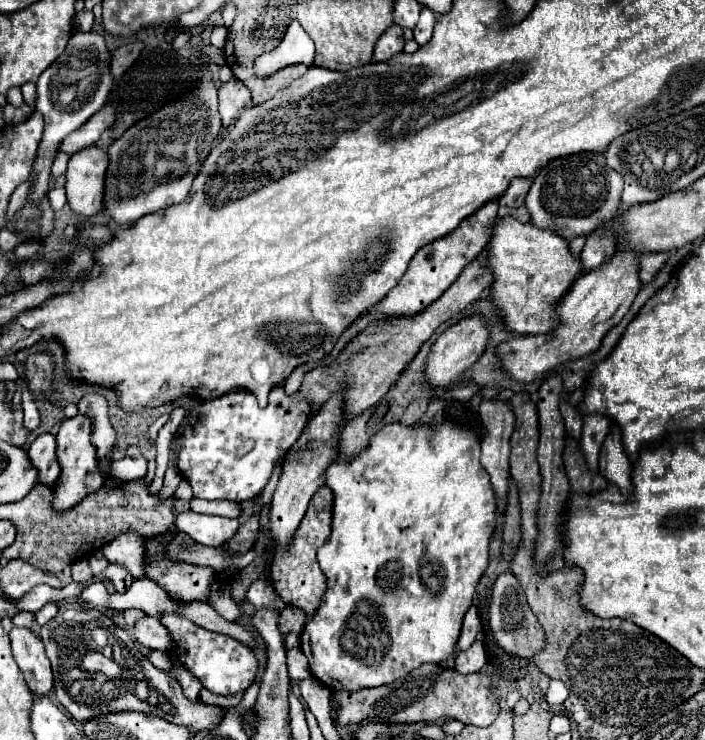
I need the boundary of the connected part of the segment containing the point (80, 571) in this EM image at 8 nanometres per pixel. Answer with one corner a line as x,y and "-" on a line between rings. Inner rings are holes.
87,558
77,560
77,562
73,564
73,580
75,580
75,582
87,582
87,580
91,580
91,578
93,578
93,572
91,572
91,568
89,568

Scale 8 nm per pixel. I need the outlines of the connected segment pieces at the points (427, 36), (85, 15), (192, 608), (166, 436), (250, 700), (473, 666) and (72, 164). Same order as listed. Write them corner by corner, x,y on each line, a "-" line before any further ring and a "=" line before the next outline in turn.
429,8
421,10
421,18
419,18
417,26
413,28
413,38
417,40
419,46
423,46
423,44
427,44
431,40
435,20
437,20
437,14
433,10
429,10
=
81,10
75,16
75,32
89,32
93,26
93,12
=
191,602
191,604
181,604
181,614
185,614
185,618
189,618
191,622
195,622
197,626
201,628
207,628
207,630
213,630
213,632
221,632
221,634
227,634
239,642
245,642
245,644
253,644
251,640
251,634
247,630
243,630
239,624
235,622
227,622
223,620
207,602
=
182,407
175,408
170,413
170,419
161,428
156,439
156,473
152,484
149,487
149,492
151,494
157,494
161,487
163,486
165,472
169,466
170,460
170,450
172,446
172,438
177,432
180,426
186,410
=
251,684
245,694
243,694
243,700
239,706
233,706
231,710
249,710
253,704
255,704
255,698
257,698
257,684
=
475,642
469,650
457,652
455,656
455,670
461,674
471,674
471,672
481,672
487,662
485,650
481,642
=
89,146
69,158
65,170
65,192
67,204
73,212
93,216
101,210
107,160
107,152
97,146

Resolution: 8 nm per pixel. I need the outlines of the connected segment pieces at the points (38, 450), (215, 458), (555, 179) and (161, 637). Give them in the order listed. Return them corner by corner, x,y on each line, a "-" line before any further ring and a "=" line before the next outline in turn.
51,432
39,434
27,450
33,466
39,470
39,482
51,484
59,478
59,462
57,462
57,440
=
277,384
269,392
269,404
265,408
259,408
251,392
225,394
211,402
203,402
199,408
193,408
187,420
187,426
183,430
179,470
189,480
195,496
205,500
233,500
233,502
243,502
257,496
265,488
277,458
283,458
283,454
303,432
305,416
307,416
305,410
309,410
305,402
297,394
287,396
281,384
=
583,152
555,158
541,166
531,182
533,184
525,198
531,224
543,230
551,230
565,240
591,234
601,224
611,220
619,210
623,176
607,168
605,156
601,152
=
145,616
135,624
133,636
137,638
137,642
141,642
145,648
151,648
151,650
167,652
171,650
171,644
173,644
173,636
165,630
165,626
159,620
151,616

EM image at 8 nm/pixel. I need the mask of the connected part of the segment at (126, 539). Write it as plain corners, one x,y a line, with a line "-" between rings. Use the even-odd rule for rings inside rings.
121,534
119,538
103,546
103,554
109,560
109,564
123,566
133,574
133,578
141,578
145,564
143,542
145,540
137,534

